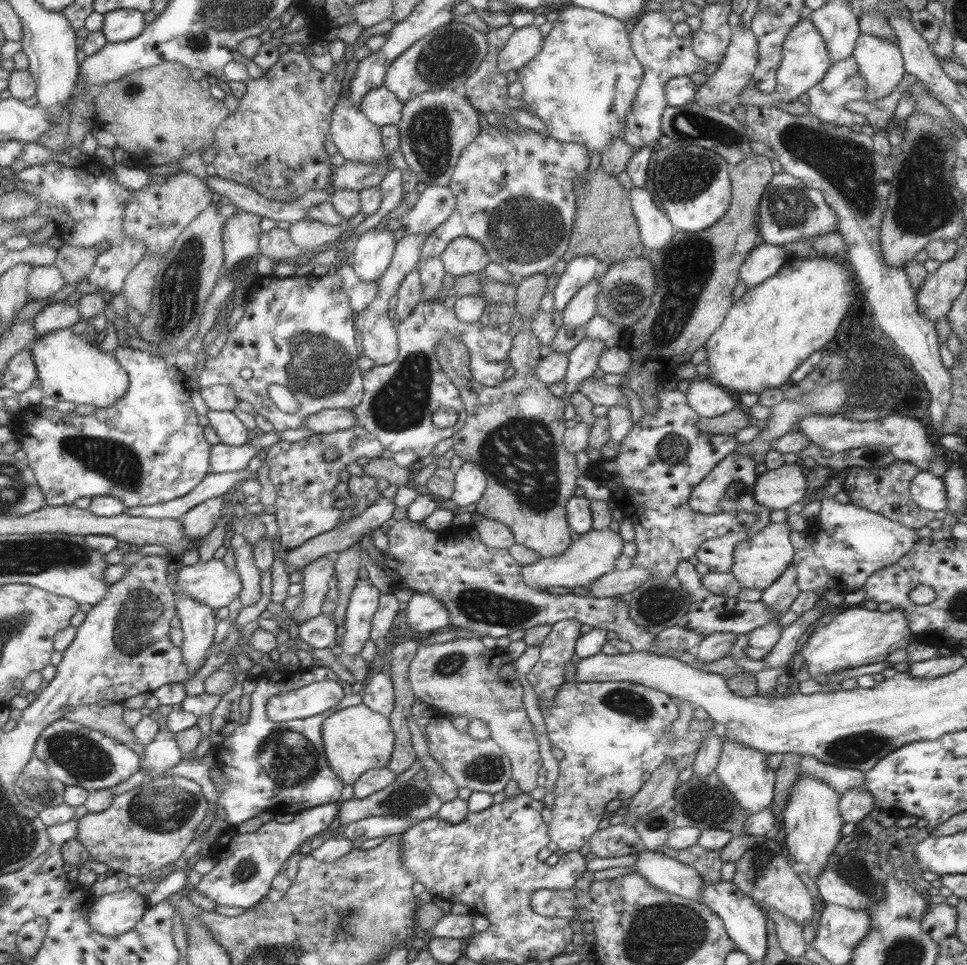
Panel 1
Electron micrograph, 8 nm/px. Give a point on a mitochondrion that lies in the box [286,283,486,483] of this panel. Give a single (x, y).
(400, 404)

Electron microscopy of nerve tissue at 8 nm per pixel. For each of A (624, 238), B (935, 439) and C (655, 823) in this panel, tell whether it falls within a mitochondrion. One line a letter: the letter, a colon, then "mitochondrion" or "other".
A: other
B: other
C: mitochondrion

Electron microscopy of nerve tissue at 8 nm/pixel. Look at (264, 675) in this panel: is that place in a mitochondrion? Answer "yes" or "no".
no

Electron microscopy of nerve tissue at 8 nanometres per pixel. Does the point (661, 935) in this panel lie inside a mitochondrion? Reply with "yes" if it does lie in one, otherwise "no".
yes

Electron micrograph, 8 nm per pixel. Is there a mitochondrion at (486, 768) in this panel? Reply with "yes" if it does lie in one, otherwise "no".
yes

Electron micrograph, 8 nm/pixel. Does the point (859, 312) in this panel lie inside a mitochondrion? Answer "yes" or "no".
no

